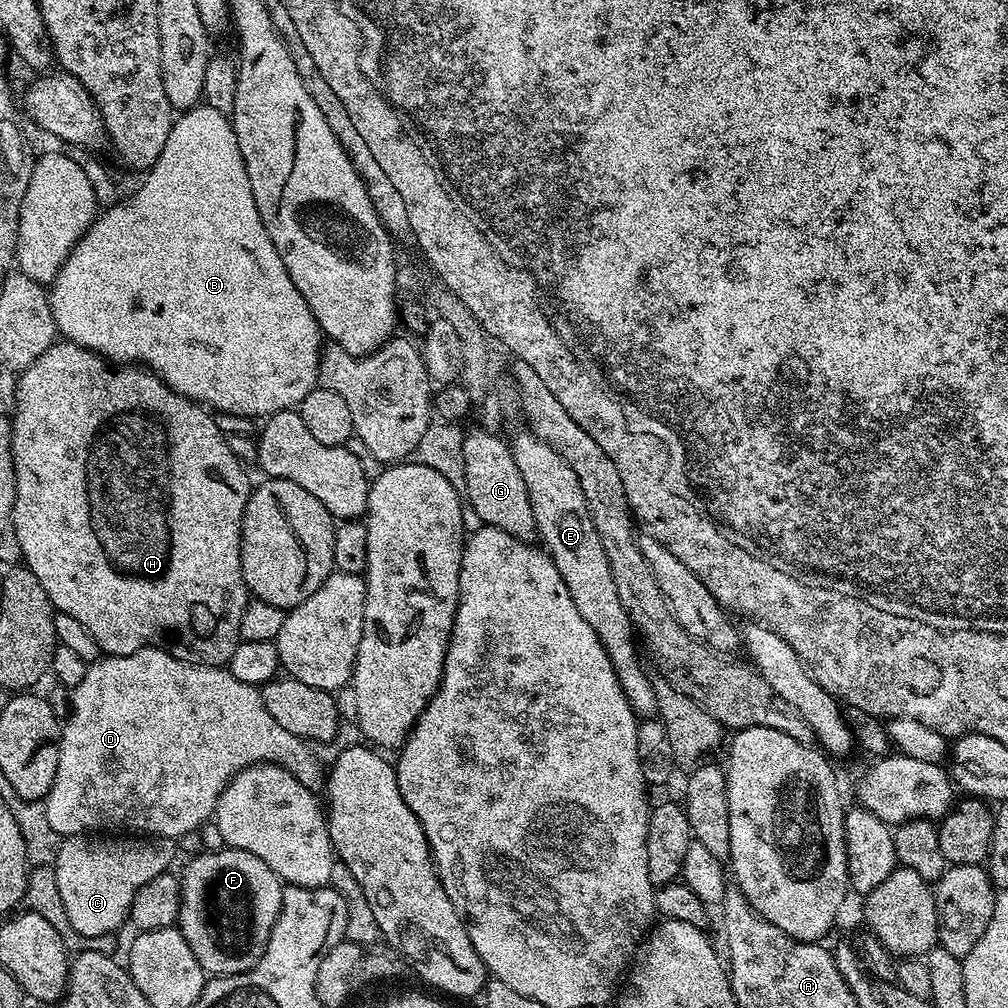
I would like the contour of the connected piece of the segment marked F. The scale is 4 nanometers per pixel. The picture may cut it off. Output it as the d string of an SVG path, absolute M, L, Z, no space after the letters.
M224 846L221 849L221 852L204 852L194 857L188 869L182 872L180 882L178 927L190 950L194 950L194 958L198 958L209 977L249 972L259 962L268 945L270 930L282 910L285 890L280 877L266 866L266 862L262 862L262 858L254 858L254 854L237 848Z

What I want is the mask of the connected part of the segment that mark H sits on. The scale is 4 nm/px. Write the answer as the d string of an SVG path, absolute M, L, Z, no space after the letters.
M60 338L46 351L32 362L30 366L19 373L16 382L16 407L10 415L12 422L12 461L14 462L14 474L16 475L17 496L13 506L14 531L18 534L19 545L23 563L42 582L42 590L46 590L46 598L50 598L53 609L62 614L70 614L74 622L78 622L94 638L94 642L100 647L101 653L110 656L125 656L134 654L143 648L159 646L171 654L174 658L185 660L191 664L205 664L211 668L227 665L230 654L234 654L236 645L240 643L240 627L242 626L242 610L246 610L250 599L250 593L246 582L242 578L242 562L240 561L240 531L242 530L242 518L246 510L248 496L252 493L253 481L248 481L249 469L238 458L234 458L234 450L230 450L226 432L216 425L216 416L207 407L201 406L194 400L185 400L177 392L166 387L164 381L150 374L149 369L143 366L117 366L115 363L104 359L98 352L91 352L77 344L71 344L69 340Z

